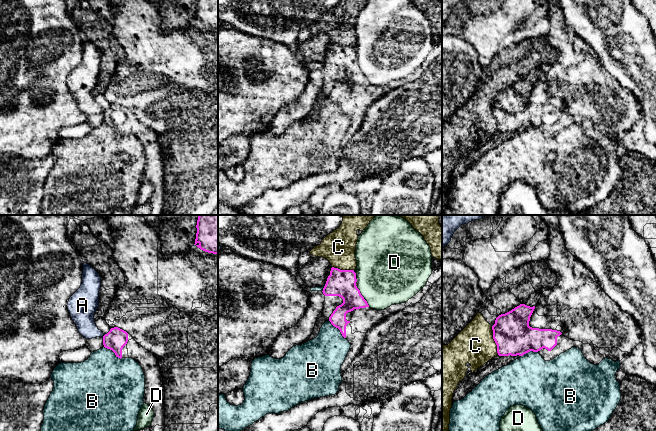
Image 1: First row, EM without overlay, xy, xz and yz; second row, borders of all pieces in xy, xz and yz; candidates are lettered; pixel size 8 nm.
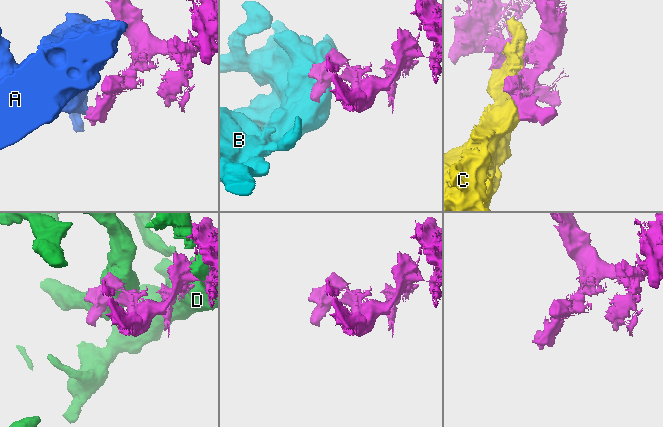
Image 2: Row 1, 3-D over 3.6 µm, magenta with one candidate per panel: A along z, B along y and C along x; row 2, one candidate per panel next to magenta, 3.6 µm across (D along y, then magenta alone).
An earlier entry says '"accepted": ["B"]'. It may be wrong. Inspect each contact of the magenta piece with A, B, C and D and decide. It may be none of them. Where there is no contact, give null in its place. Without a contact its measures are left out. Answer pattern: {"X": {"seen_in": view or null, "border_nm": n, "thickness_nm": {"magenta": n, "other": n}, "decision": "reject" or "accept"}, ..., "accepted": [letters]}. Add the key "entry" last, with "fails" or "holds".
{"A": {"seen_in": "xy", "border_nm": 30, "thickness_nm": {"magenta": 170, "other": 190}, "decision": "reject"}, "B": {"seen_in": "xz", "border_nm": 200, "thickness_nm": {"magenta": 140, "other": 320}, "decision": "accept"}, "C": {"seen_in": "yz", "border_nm": 240, "thickness_nm": {"magenta": 300, "other": 300}, "decision": "reject"}, "D": {"seen_in": "xz", "border_nm": 180, "thickness_nm": {"magenta": 220, "other": 460}, "decision": "reject"}, "accepted": ["B"], "entry": "holds"}

